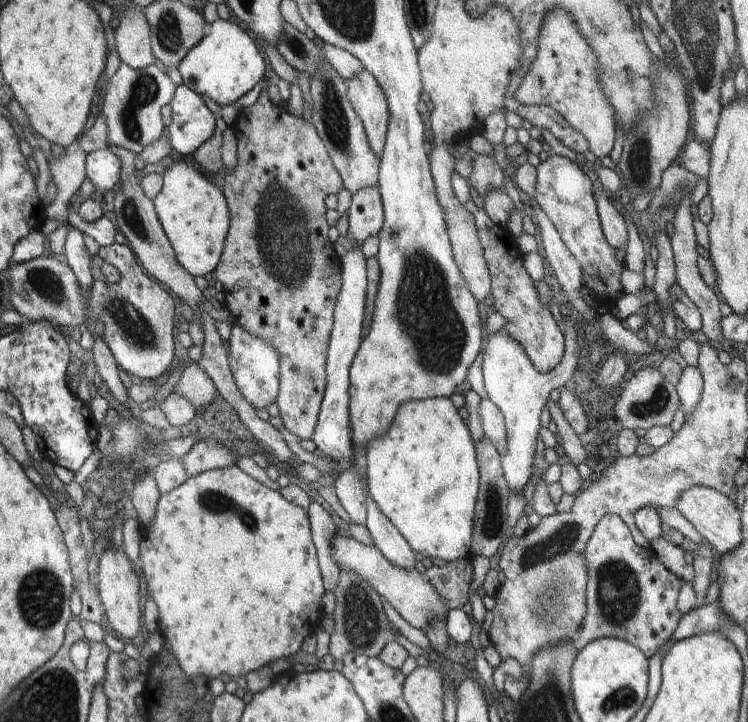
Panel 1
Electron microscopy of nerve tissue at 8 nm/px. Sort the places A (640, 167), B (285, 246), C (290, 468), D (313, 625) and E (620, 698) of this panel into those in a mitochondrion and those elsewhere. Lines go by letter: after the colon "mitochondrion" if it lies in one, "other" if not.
A: mitochondrion
B: mitochondrion
C: other
D: other
E: mitochondrion

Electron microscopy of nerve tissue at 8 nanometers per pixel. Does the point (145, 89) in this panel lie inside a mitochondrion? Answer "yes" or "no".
yes

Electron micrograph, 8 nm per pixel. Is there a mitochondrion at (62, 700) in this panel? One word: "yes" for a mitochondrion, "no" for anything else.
yes

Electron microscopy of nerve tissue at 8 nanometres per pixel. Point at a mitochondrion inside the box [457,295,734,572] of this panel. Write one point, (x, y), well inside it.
(491, 525)

